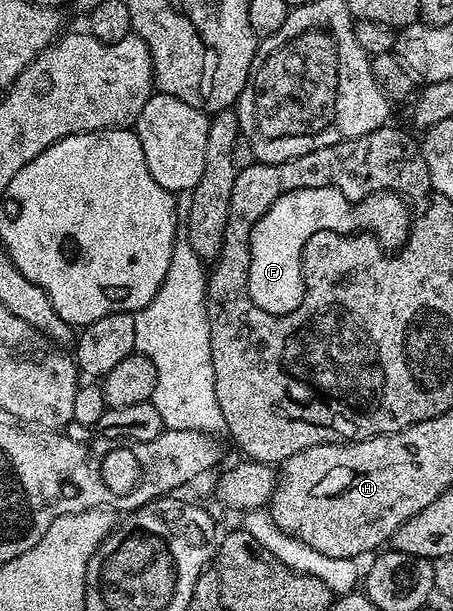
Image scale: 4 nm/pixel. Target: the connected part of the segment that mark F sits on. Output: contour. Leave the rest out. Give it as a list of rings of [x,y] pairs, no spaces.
[[[334,187],[290,190],[253,225],[248,250],[249,275],[246,289],[252,296],[252,301],[264,311],[288,314],[303,301],[306,292],[304,247],[309,246],[315,234],[332,232],[353,235],[367,232],[375,236],[383,248],[394,251],[405,244],[411,220],[407,202],[392,191],[372,193],[352,202]]]

